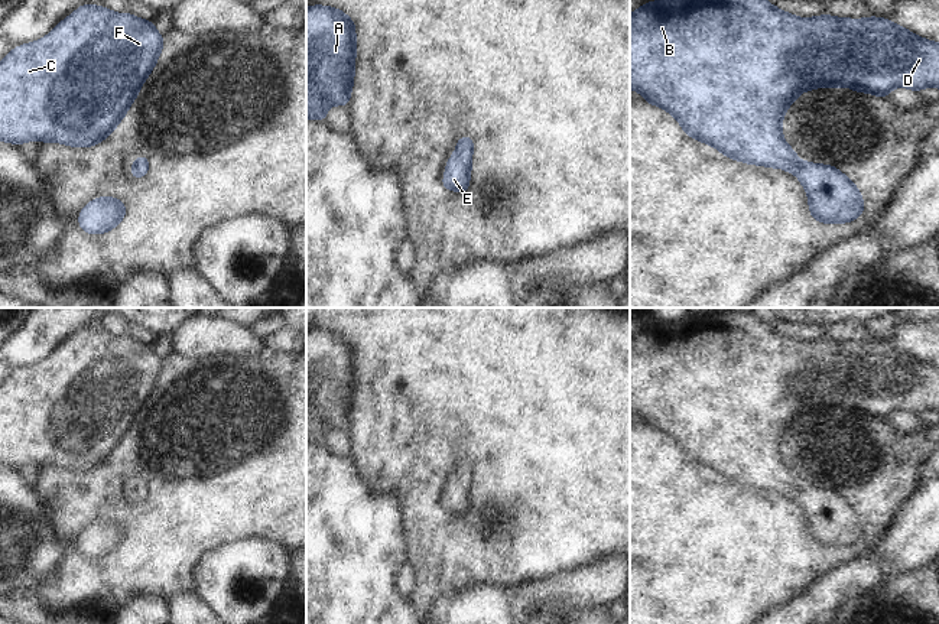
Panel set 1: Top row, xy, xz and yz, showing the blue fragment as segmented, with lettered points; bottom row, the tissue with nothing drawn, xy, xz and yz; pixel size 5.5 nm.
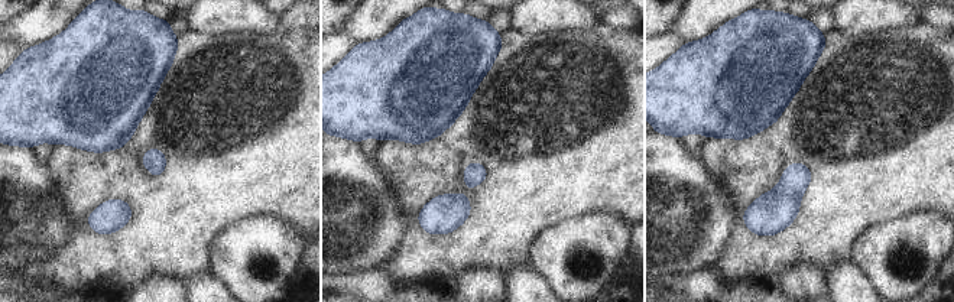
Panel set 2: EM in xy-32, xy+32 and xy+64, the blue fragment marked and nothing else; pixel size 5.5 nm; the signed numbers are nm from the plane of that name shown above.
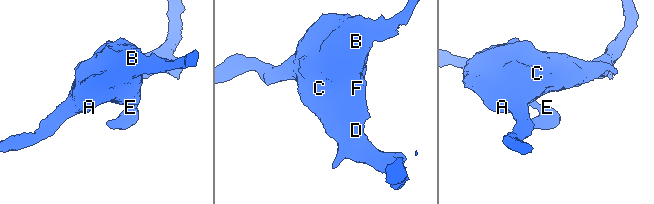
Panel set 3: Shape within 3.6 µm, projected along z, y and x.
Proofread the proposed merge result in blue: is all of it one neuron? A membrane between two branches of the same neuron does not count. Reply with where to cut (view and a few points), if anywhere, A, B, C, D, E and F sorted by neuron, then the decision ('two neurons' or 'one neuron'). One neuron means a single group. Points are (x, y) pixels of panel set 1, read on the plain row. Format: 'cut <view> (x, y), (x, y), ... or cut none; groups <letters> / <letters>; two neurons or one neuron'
cut none; groups A B C D E F; one neuron

